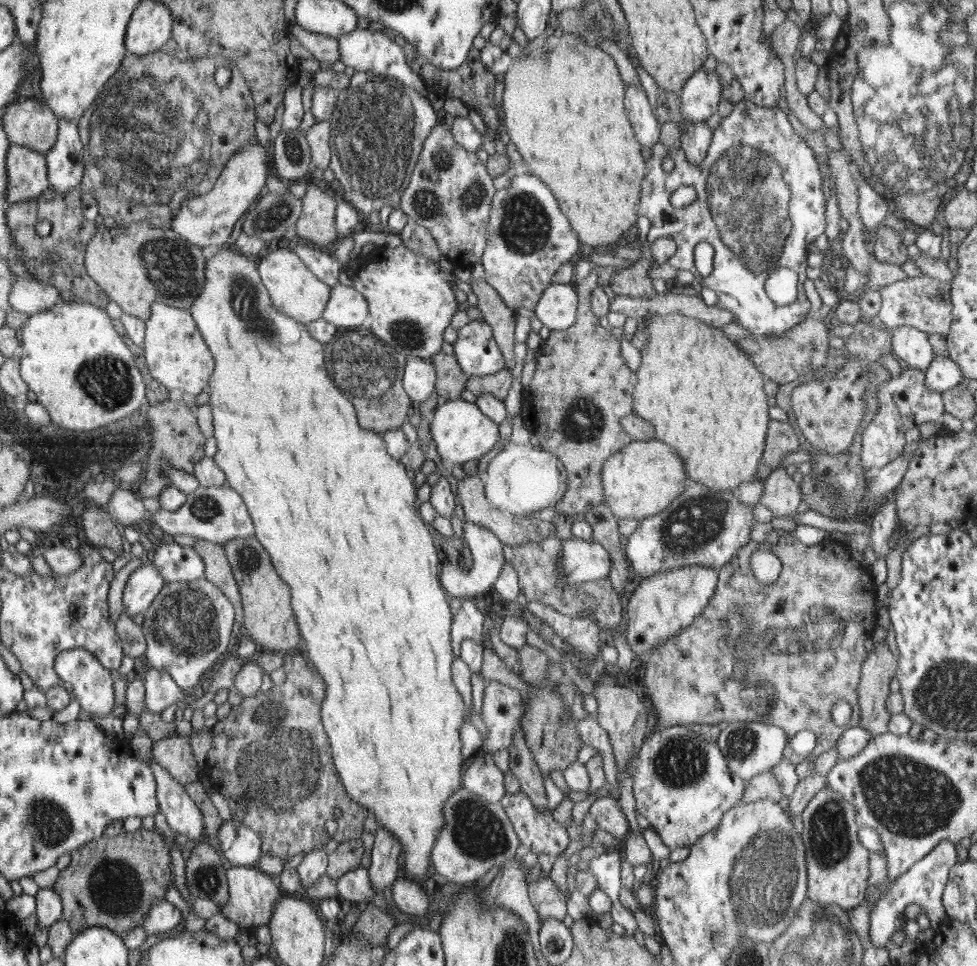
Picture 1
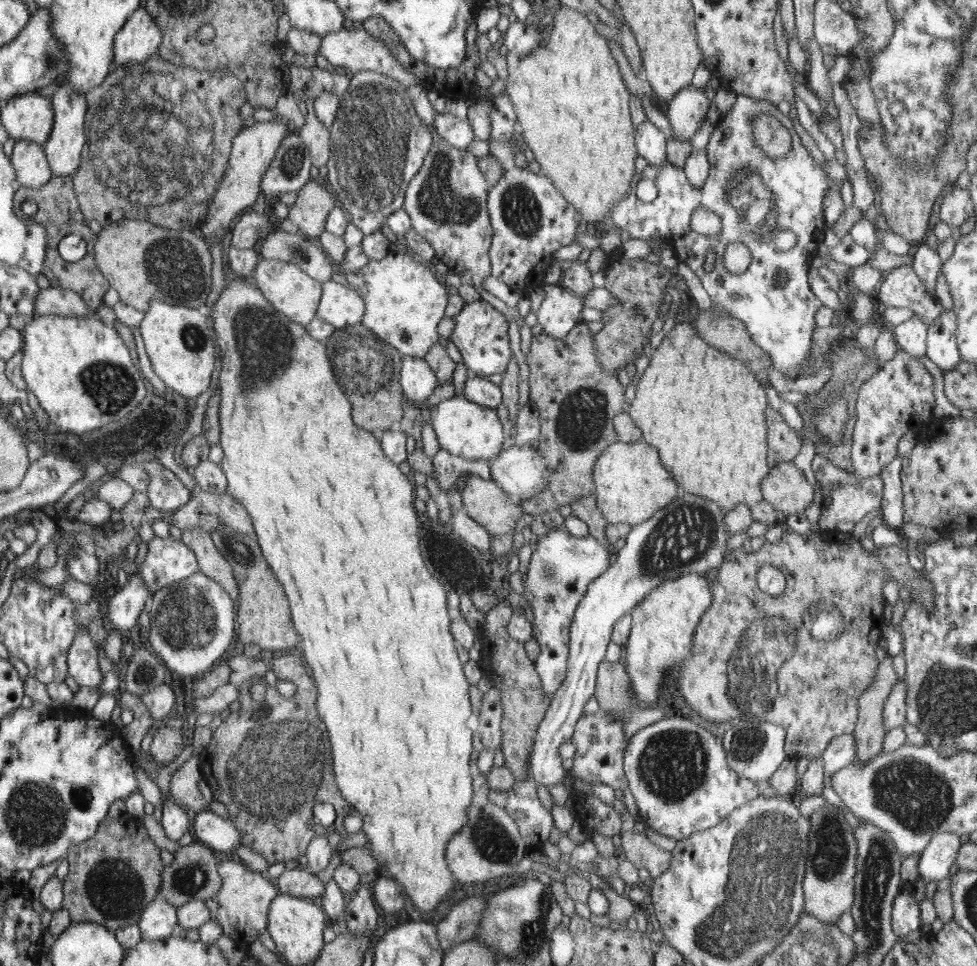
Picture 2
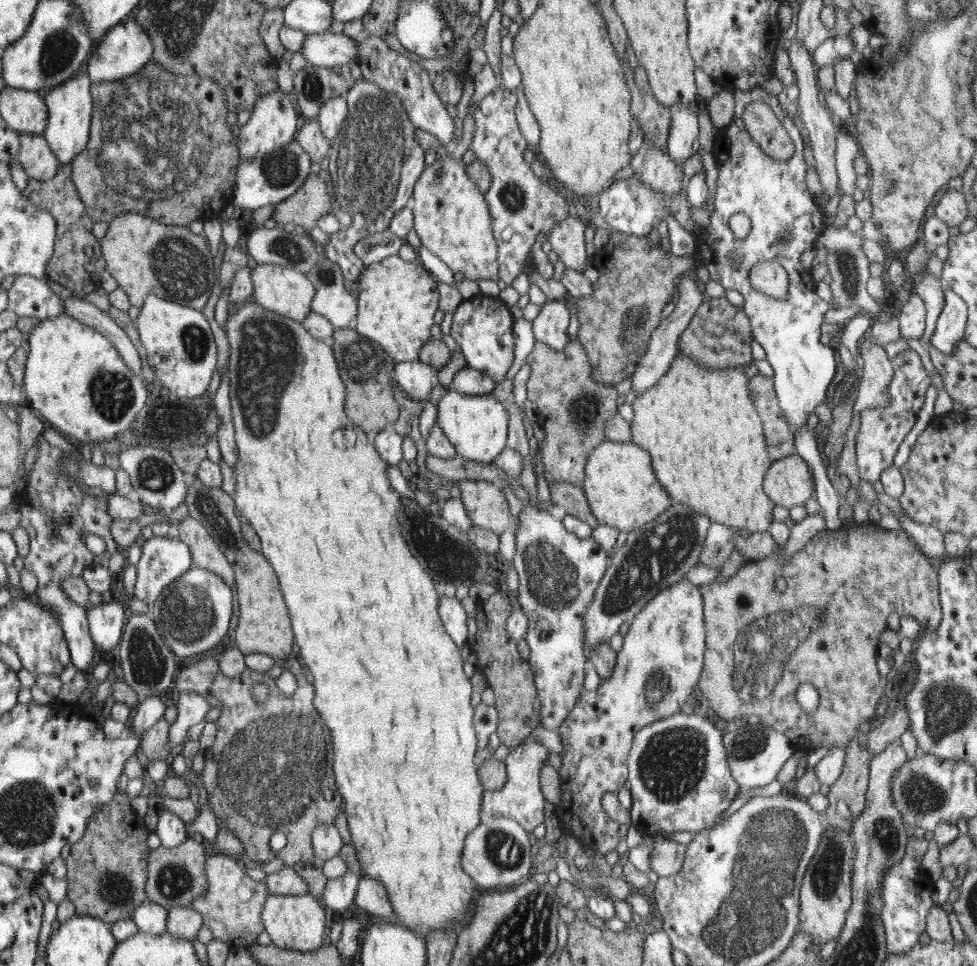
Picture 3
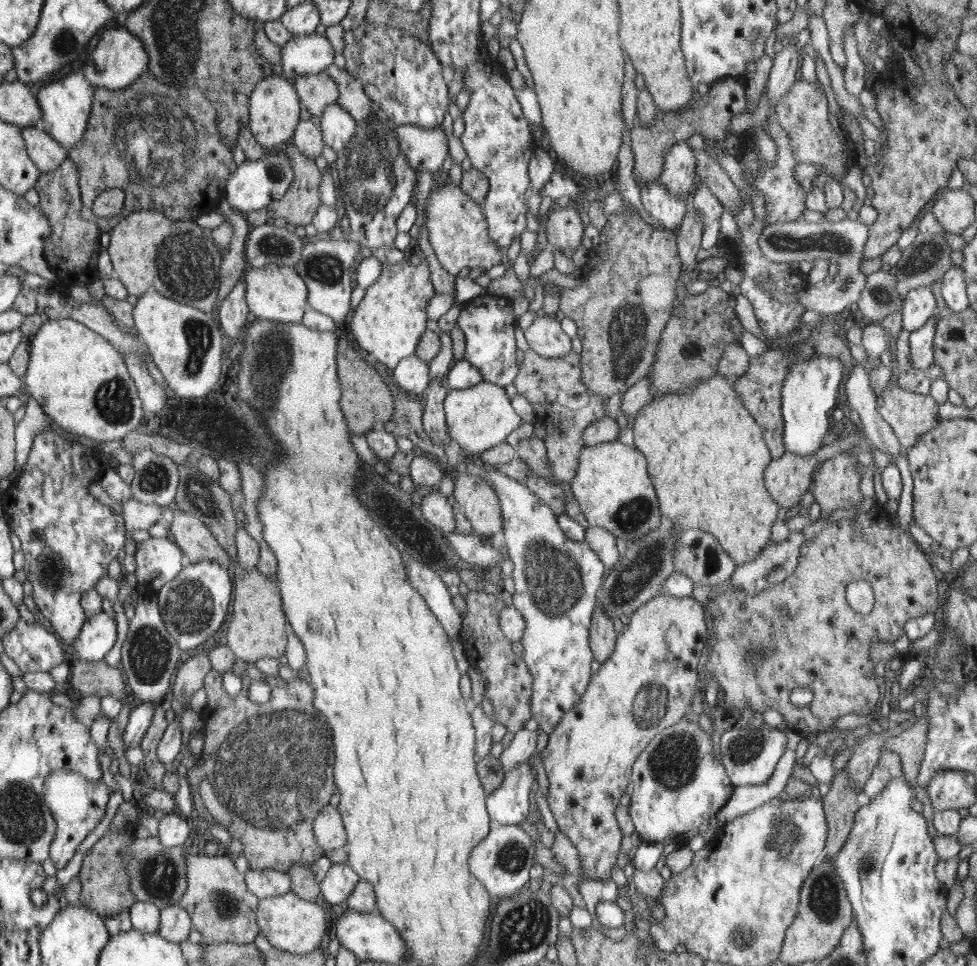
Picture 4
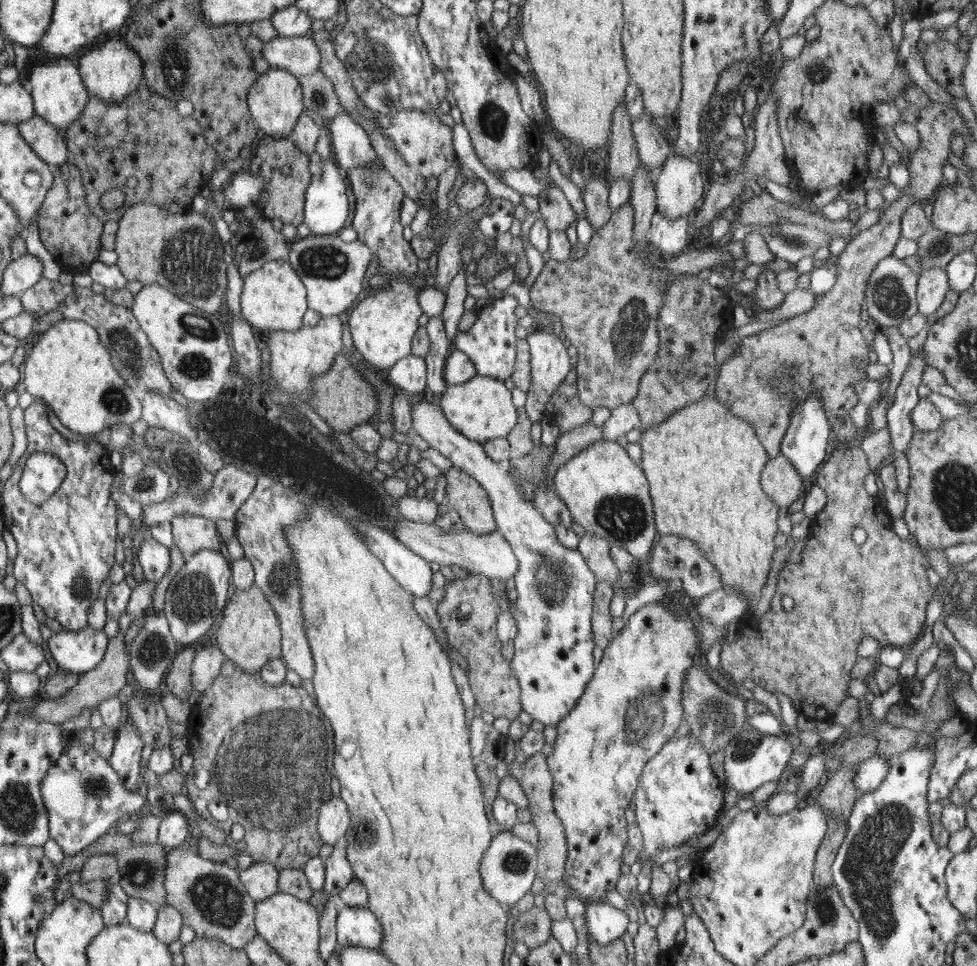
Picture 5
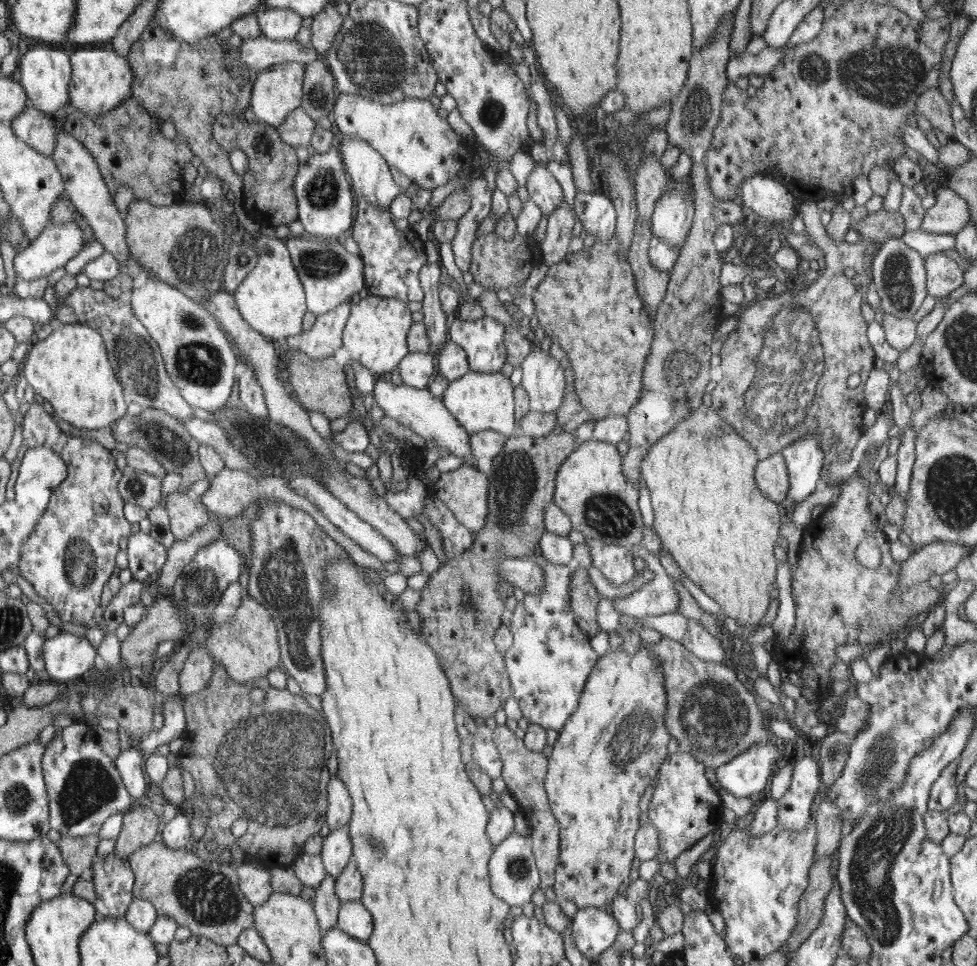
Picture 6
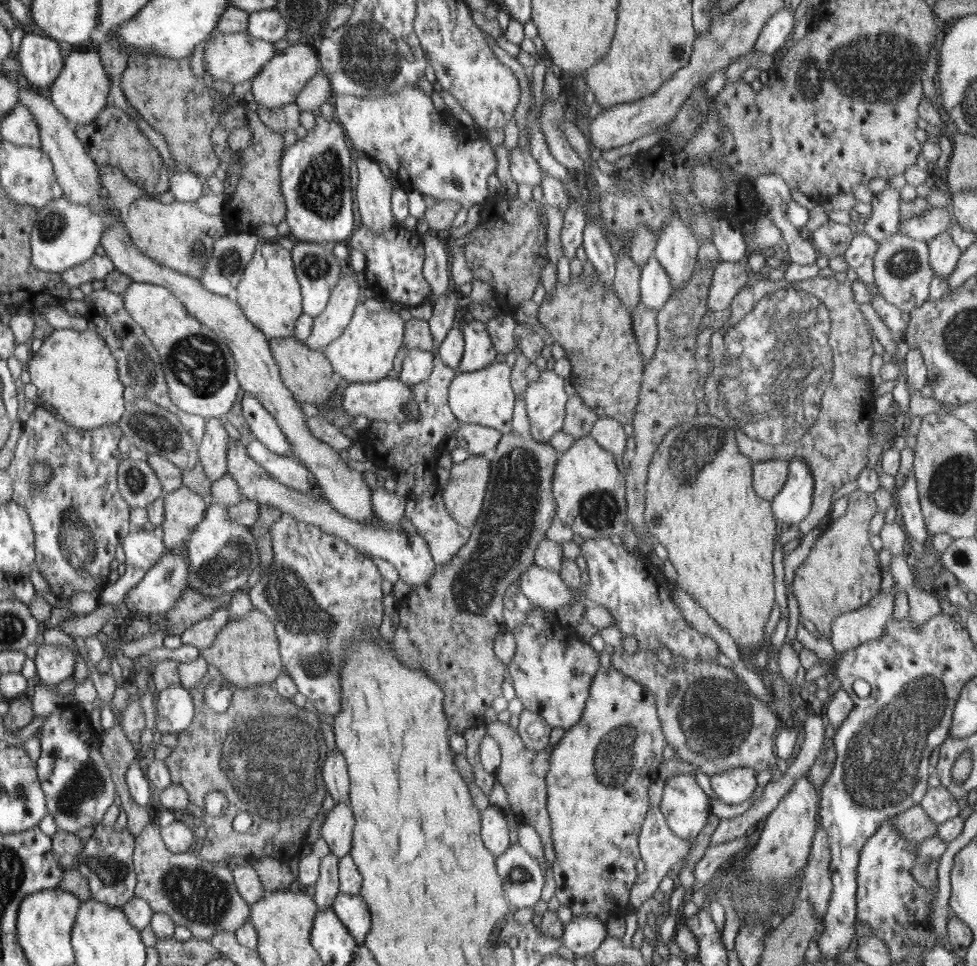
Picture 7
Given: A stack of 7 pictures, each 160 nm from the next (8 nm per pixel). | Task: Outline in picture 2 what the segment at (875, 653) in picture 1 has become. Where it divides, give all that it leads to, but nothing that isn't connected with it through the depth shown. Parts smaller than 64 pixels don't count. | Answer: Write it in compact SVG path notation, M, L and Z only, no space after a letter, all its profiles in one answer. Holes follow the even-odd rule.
M888 658L879 663L873 683L858 699L858 721L853 731L858 763L872 761L883 750L886 738L884 704L899 680L892 660Z

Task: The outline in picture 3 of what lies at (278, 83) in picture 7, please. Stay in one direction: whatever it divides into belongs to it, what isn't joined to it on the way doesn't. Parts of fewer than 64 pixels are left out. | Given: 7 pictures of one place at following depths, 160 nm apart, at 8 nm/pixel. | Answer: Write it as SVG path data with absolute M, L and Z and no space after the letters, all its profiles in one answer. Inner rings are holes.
M273 90L263 94L258 98L245 126L238 129L237 141L239 142L241 160L251 161L264 158L280 148L286 147L290 140L294 140L294 134L299 132L296 122L298 122L298 116L296 116L296 110L294 110L288 94L282 90Z

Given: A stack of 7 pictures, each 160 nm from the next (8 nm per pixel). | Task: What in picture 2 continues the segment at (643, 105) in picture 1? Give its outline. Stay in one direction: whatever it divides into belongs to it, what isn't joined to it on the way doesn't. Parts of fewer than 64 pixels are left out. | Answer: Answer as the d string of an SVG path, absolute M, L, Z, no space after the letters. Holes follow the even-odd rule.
M645 120L636 129L636 146L646 162L652 166L663 166L667 162L666 136L658 127Z

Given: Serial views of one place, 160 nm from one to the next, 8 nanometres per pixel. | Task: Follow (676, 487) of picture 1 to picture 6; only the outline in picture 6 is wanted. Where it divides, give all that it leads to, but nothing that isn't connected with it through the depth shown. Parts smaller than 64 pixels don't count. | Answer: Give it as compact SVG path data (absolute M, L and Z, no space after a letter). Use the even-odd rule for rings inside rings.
M594 438L583 442L560 465L559 476L556 477L555 504L569 516L571 528L582 532L586 538L630 548L643 541L642 514L638 508L638 488L630 478L622 476L622 467L623 457L618 454L616 445Z

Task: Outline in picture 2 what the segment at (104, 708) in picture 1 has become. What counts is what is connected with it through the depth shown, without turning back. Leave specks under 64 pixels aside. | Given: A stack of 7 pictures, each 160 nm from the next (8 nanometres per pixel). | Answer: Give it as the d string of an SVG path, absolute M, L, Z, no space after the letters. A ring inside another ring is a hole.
M88 631L80 632L67 653L67 674L80 686L98 689L102 682L102 672L98 670L97 642Z

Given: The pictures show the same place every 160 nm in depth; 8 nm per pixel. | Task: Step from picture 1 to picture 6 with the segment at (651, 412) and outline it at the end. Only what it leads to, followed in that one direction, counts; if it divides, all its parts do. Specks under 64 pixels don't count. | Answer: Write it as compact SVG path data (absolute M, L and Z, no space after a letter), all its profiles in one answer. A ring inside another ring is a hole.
M701 405L693 411L690 418L685 418L679 422L670 433L665 434L658 442L648 449L648 454L641 465L641 476L646 482L648 492L650 492L650 500L654 512L654 528L664 547L668 548L668 552L672 554L672 558L678 563L682 572L690 579L698 588L715 600L721 608L720 615L730 616L737 620L738 624L744 626L760 625L761 620L767 612L771 602L770 591L776 580L776 558L774 557L774 547L777 546L778 532L780 532L780 510L778 504L769 500L763 492L758 488L755 481L755 468L760 462L758 460L759 451L754 449L742 435L724 419L712 407Z

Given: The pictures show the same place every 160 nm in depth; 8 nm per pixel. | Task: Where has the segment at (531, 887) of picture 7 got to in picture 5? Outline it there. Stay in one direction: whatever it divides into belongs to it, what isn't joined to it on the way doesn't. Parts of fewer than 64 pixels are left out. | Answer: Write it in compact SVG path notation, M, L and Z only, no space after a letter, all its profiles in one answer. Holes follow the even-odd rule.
M512 831L498 833L480 861L479 873L483 877L484 888L494 898L505 905L515 906L522 896L530 892L530 886L536 878L536 850L532 844L514 836Z

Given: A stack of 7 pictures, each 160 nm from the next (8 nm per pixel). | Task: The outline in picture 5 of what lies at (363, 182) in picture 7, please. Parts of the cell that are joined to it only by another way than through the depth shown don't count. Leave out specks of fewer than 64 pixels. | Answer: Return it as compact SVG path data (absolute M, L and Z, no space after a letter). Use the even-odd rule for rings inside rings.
M344 113L336 115L326 123L326 133L331 141L333 159L345 171L373 164L377 154L367 130L356 124Z

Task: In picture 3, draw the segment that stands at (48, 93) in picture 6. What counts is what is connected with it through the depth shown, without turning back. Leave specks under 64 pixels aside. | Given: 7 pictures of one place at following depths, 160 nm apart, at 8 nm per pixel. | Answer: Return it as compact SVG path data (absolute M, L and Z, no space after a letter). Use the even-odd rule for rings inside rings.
M82 73L63 85L53 87L45 96L49 118L43 137L51 143L51 149L60 159L61 164L71 163L78 154L87 148L88 132L91 132L90 116L92 114L92 97L90 96L90 80Z

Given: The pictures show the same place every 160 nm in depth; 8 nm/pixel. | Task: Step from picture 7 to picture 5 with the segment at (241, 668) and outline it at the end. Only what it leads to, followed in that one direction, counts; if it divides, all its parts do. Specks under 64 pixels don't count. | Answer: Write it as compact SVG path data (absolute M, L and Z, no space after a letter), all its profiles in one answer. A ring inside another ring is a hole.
M253 584L249 589L236 591L230 599L230 608L215 631L217 645L225 653L226 660L231 660L236 666L242 666L247 672L260 672L271 660L283 658L283 625L275 613L270 599L263 590Z

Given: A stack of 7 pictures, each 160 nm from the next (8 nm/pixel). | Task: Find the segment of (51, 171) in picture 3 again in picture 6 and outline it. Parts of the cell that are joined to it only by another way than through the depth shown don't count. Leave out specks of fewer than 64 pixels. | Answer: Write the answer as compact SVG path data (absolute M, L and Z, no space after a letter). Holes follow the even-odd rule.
M28 103L26 110L13 118L10 125L22 142L42 154L53 156L58 136L54 122L46 116L46 113Z

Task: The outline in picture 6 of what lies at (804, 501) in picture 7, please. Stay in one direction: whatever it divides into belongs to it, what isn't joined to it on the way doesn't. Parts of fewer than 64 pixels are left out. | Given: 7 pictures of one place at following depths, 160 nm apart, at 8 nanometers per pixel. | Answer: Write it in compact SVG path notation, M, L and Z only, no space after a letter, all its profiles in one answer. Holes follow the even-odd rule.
M806 435L781 451L789 476L788 500L795 505L808 498L821 480L824 453L818 441L814 435Z

